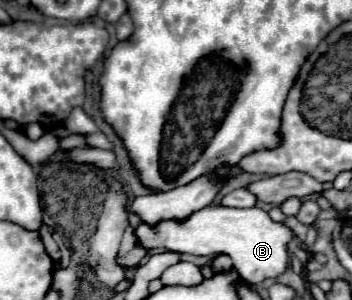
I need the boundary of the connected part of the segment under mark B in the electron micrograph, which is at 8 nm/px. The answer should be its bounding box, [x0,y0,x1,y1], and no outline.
[136,207,294,283]

